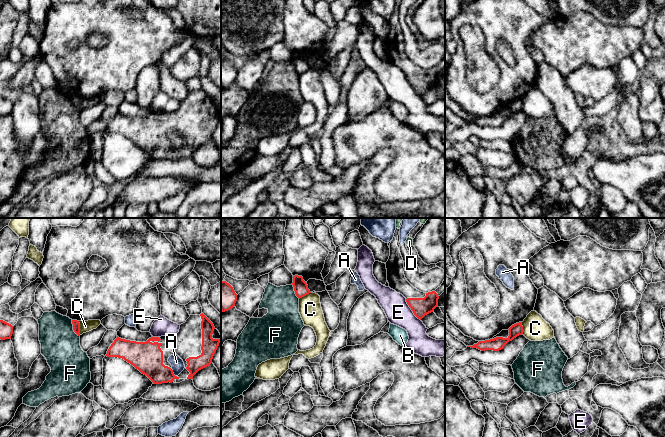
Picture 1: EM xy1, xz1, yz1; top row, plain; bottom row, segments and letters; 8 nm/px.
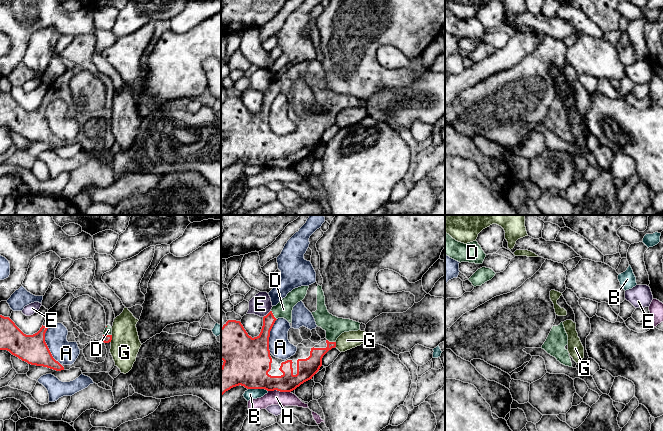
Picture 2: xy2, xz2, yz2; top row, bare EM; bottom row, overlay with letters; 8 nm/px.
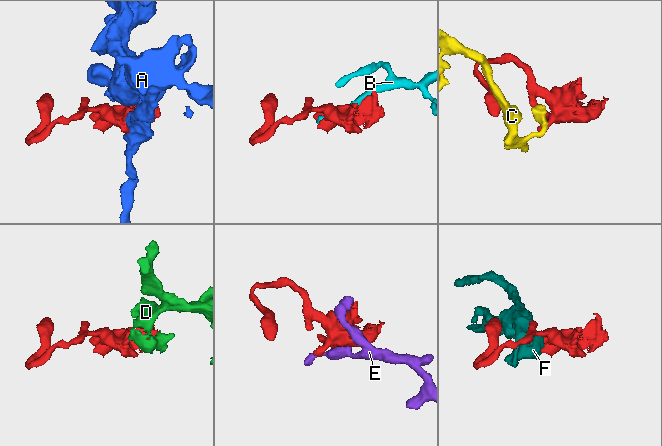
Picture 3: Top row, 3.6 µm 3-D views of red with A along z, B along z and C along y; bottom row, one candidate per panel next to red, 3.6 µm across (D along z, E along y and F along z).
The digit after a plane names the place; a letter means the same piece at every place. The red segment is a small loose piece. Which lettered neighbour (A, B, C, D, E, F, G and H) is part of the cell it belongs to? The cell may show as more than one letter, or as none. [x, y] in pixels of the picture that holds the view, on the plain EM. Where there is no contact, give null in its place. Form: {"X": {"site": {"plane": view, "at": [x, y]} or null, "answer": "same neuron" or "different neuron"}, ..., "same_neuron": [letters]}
{"A": {"site": {"plane": "xy2", "at": [47, 122]}, "answer": "different neuron"}, "B": {"site": {"plane": "xz2", "at": [258, 164]}, "answer": "different neuron"}, "C": {"site": {"plane": "xy1", "at": [79, 104]}, "answer": "different neuron"}, "D": {"site": {"plane": "xy2", "at": [107, 111]}, "answer": "same neuron"}, "E": {"site": {"plane": "xz1", "at": [411, 85]}, "answer": "different neuron"}, "F": {"site": {"plane": "xy1", "at": [73, 104]}, "answer": "different neuron"}, "G": {"site": {"plane": "xy2", "at": [111, 114]}, "answer": "different neuron"}, "H": {"site": {"plane": "xz2", "at": [279, 166]}, "answer": "different neuron"}, "same_neuron": ["D"]}

